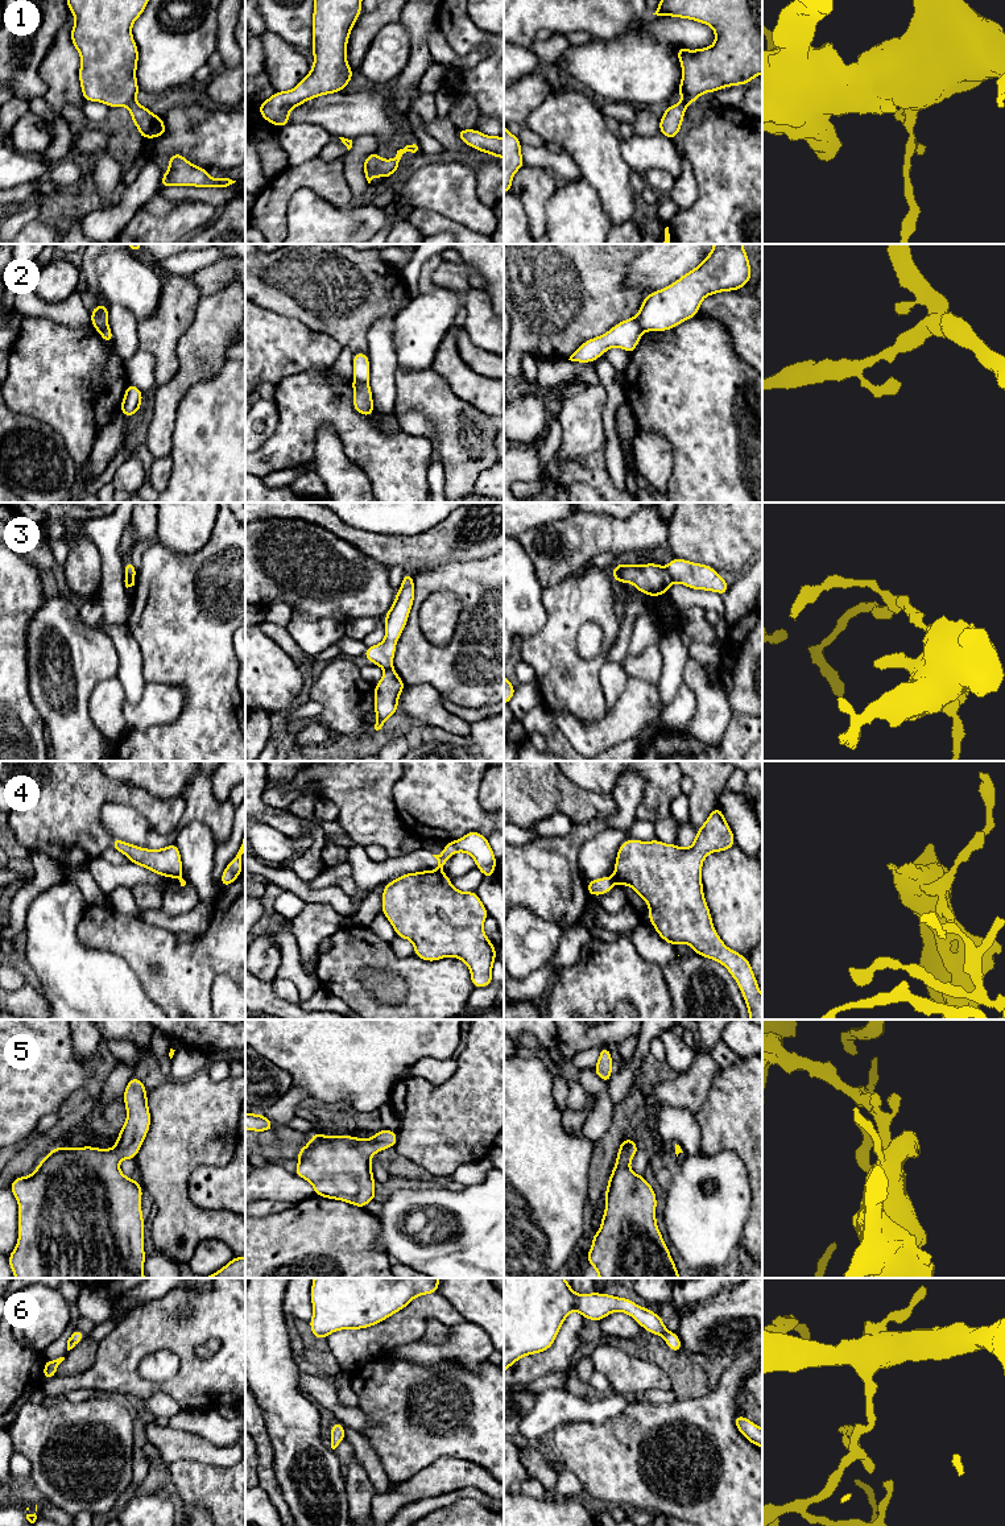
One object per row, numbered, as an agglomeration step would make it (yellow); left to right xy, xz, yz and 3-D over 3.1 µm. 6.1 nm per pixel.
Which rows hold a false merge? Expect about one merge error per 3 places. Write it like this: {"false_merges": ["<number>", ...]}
{"false_merges": ["2", "3", "4"]}

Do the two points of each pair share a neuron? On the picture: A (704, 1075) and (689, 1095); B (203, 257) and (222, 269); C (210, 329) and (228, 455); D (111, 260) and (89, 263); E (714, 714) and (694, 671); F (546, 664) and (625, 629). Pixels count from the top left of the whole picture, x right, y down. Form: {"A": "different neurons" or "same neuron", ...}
{"A": "same neuron", "B": "different neurons", "C": "different neurons", "D": "different neurons", "E": "same neuron", "F": "different neurons"}

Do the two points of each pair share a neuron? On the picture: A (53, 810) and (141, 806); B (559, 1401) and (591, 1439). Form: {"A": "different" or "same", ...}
{"A": "same", "B": "different"}

